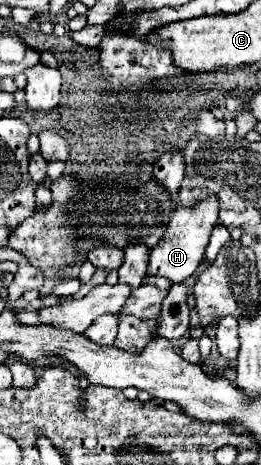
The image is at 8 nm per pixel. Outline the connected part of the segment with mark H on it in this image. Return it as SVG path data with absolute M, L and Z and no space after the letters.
M210 196L208 200L202 200L198 206L194 208L176 208L176 212L170 218L170 224L166 228L164 240L160 240L160 244L156 248L150 250L150 260L148 260L148 276L164 276L170 282L184 282L186 278L190 278L206 252L208 246L208 238L212 234L212 228L216 224L218 218L218 202L216 196Z

